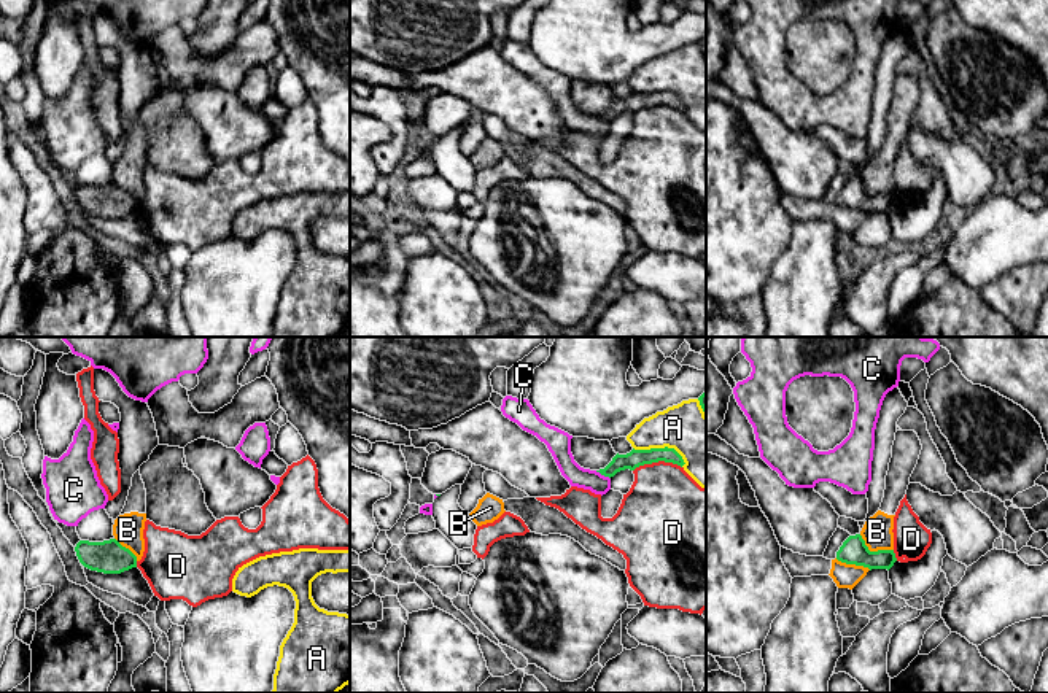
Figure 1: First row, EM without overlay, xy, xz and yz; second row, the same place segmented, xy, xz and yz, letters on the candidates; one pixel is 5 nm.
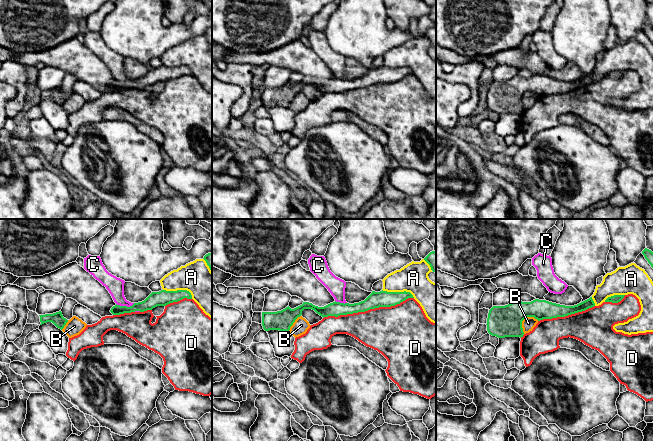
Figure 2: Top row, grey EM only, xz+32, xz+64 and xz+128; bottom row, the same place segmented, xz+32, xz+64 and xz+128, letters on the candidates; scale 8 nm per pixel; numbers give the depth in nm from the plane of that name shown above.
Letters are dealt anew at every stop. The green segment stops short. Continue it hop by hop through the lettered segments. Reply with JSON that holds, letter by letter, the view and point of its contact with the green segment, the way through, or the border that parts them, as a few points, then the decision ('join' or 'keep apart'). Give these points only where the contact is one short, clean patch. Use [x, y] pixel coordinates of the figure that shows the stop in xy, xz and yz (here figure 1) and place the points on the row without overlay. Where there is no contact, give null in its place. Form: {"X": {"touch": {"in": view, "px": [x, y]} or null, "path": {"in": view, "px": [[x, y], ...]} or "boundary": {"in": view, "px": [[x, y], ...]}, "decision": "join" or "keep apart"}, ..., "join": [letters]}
{"A": {"touch": {"in": "xz", "px": [660, 92]}, "decision": "keep apart"}, "B": {"touch": {"in": "yz", "px": [873, 196]}, "boundary": {"in": "yz", "px": [[859, 178], [870, 194], [892, 194]]}, "decision": "keep apart"}, "C": {"touch": {"in": "xz", "px": [603, 118]}, "decision": "keep apart"}, "D": {"touch": {"in": "xz", "px": [657, 105]}, "decision": "keep apart"}, "join": []}

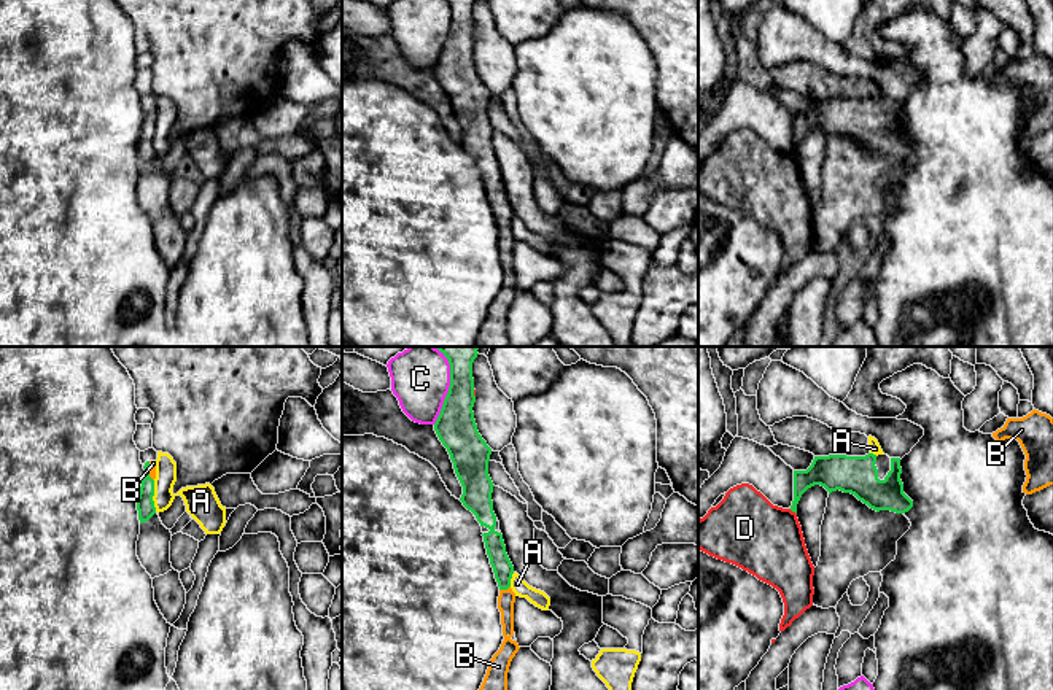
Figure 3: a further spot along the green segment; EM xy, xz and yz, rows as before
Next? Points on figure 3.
{"A": {"touch": {"in": "xy", "px": [153, 139]}, "decision": "keep apart"}, "B": {"touch": {"in": "xz", "px": [505, 232]}, "path": {"in": "xz", "px": [[500, 205], [505, 232], [506, 242]]}, "decision": "join"}, "C": {"touch": {"in": "xz", "px": [449, 34]}, "decision": "keep apart"}, "D": {"touch": {"in": "yz", "px": [792, 155]}, "decision": "keep apart"}, "join": ["B"]}

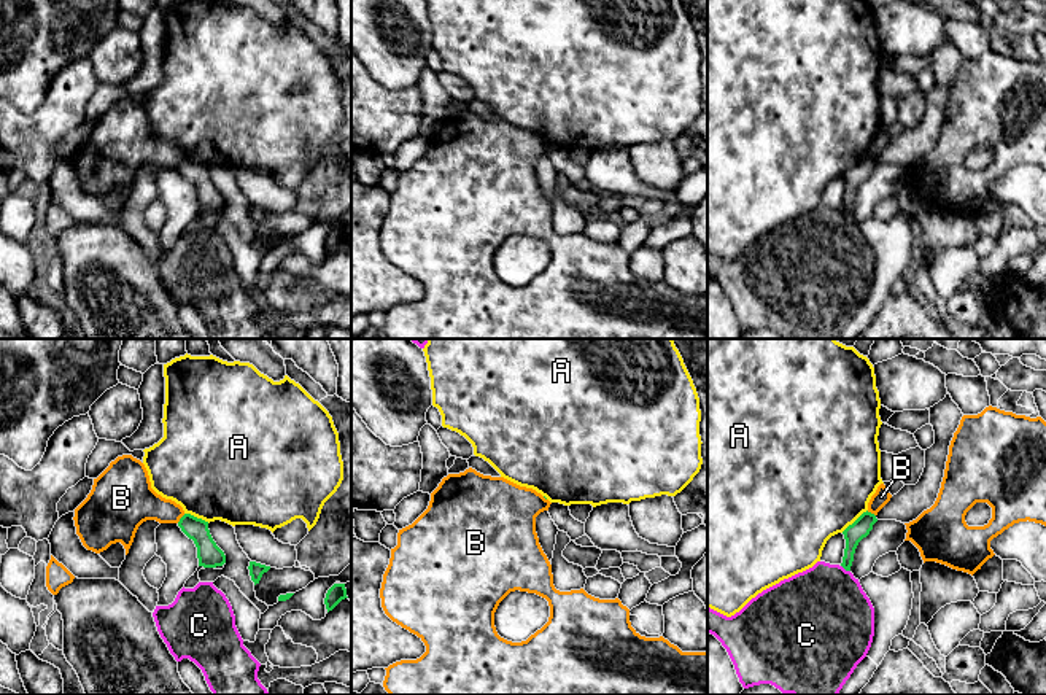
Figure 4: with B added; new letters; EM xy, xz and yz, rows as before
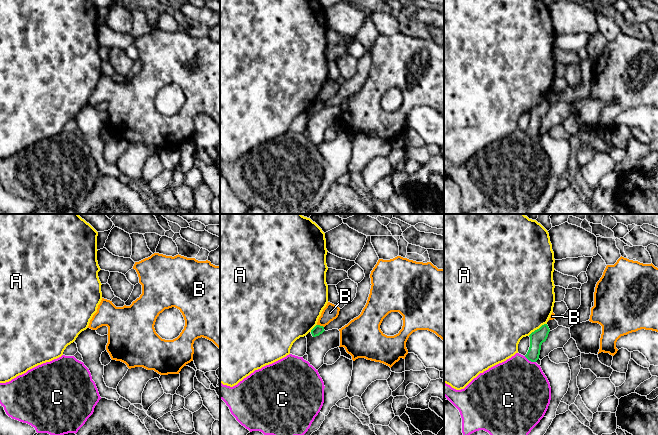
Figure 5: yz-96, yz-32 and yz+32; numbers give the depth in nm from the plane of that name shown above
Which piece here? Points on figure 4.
{"A": {"touch": {"in": "yz", "px": [856, 164]}, "decision": "keep apart"}, "B": {"touch": {"in": "xy", "px": [180, 163]}, "boundary": {"in": "xy", "px": [[185, 158], [177, 166]]}, "decision": "keep apart"}, "C": {"touch": {"in": "yz", "px": [846, 213]}, "decision": "keep apart"}, "join": []}

